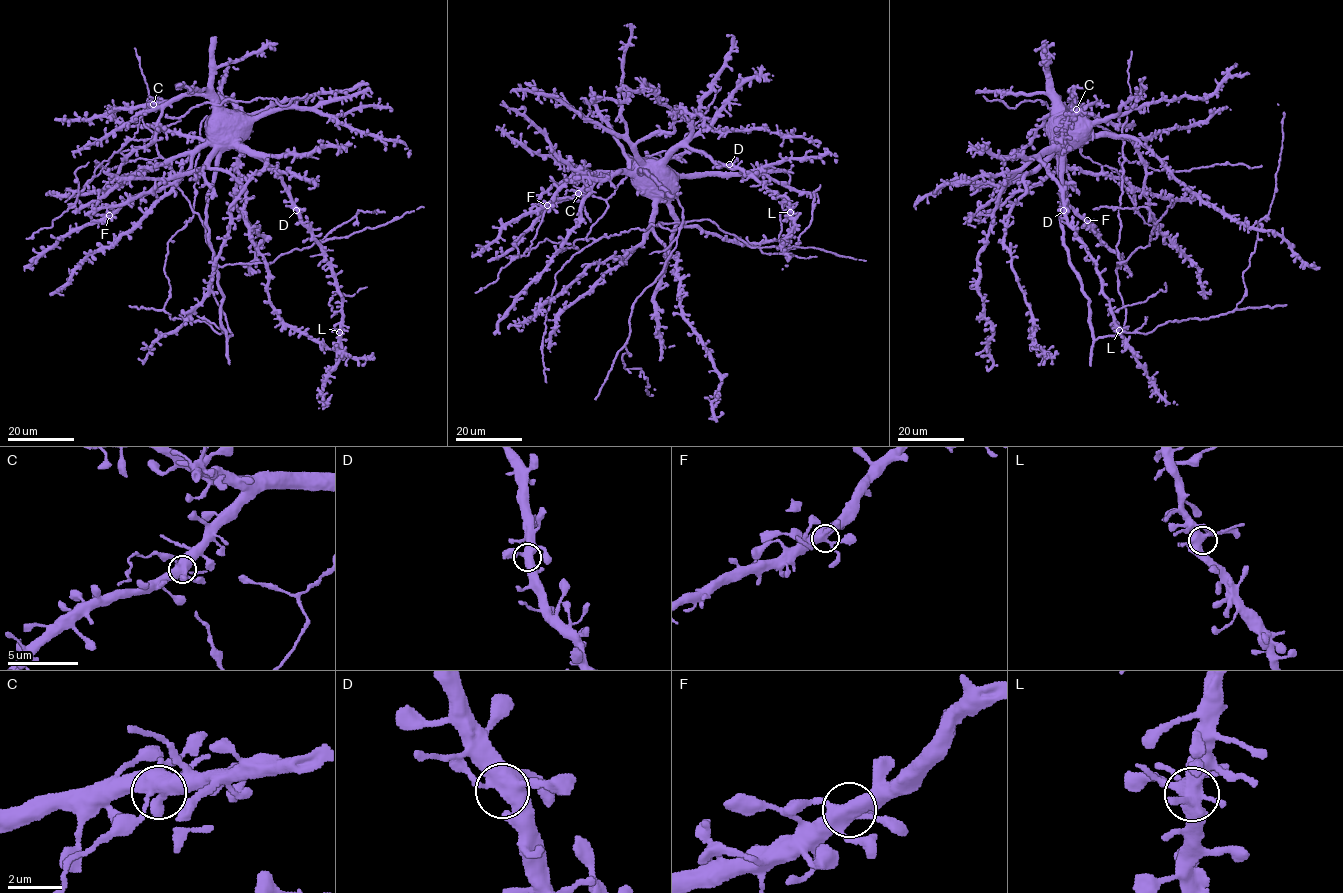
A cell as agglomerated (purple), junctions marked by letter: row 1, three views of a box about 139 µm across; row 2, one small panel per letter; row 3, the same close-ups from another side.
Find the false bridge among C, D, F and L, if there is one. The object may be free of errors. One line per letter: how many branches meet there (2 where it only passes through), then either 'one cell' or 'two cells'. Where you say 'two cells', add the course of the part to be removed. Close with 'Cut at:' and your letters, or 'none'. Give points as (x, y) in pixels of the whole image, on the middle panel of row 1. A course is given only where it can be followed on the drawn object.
C: 7 | two cells | (578, 194), (567, 190), (566, 196), (552, 200), (523, 255), (512, 259), (497, 279), (475, 292)
D: 5 | one cell
F: 6 | one cell
L: 8 | one cell
Cut at: C

